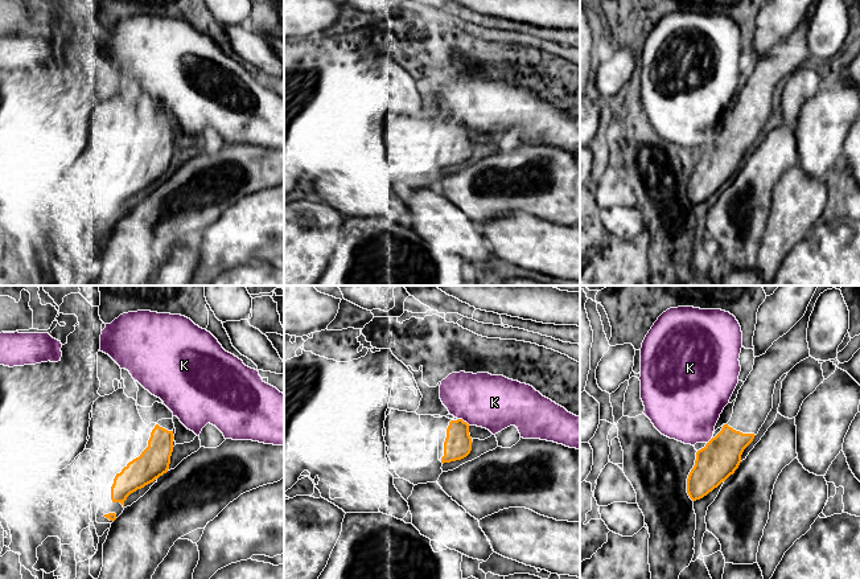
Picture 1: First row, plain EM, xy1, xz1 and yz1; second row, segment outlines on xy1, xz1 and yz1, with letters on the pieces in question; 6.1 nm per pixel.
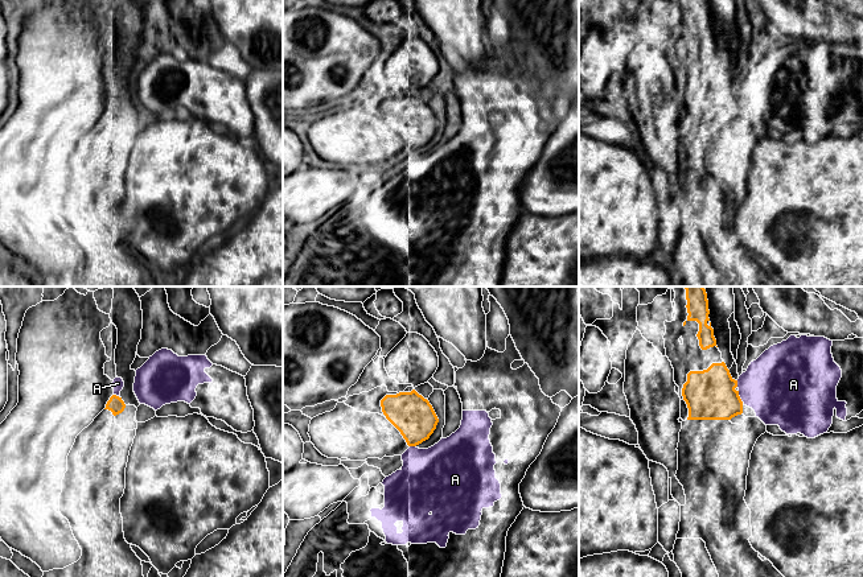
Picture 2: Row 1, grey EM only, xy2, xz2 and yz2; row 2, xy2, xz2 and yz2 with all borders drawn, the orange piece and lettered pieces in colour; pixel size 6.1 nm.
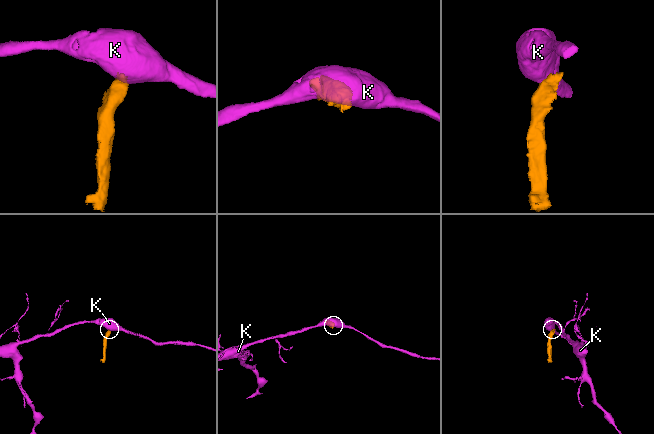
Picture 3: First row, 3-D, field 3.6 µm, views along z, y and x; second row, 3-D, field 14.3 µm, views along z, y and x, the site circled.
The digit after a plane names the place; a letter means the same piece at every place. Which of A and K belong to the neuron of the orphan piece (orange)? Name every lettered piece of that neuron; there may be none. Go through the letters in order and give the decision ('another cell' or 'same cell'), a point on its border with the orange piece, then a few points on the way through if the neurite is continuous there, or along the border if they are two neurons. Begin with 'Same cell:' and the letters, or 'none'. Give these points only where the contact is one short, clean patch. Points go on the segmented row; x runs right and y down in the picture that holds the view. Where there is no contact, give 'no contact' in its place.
Same cell: none
A: another cell | yz2 (739, 396)
K: another cell | xz1 (463, 421) | along xz1 (457, 418), (469, 424)

